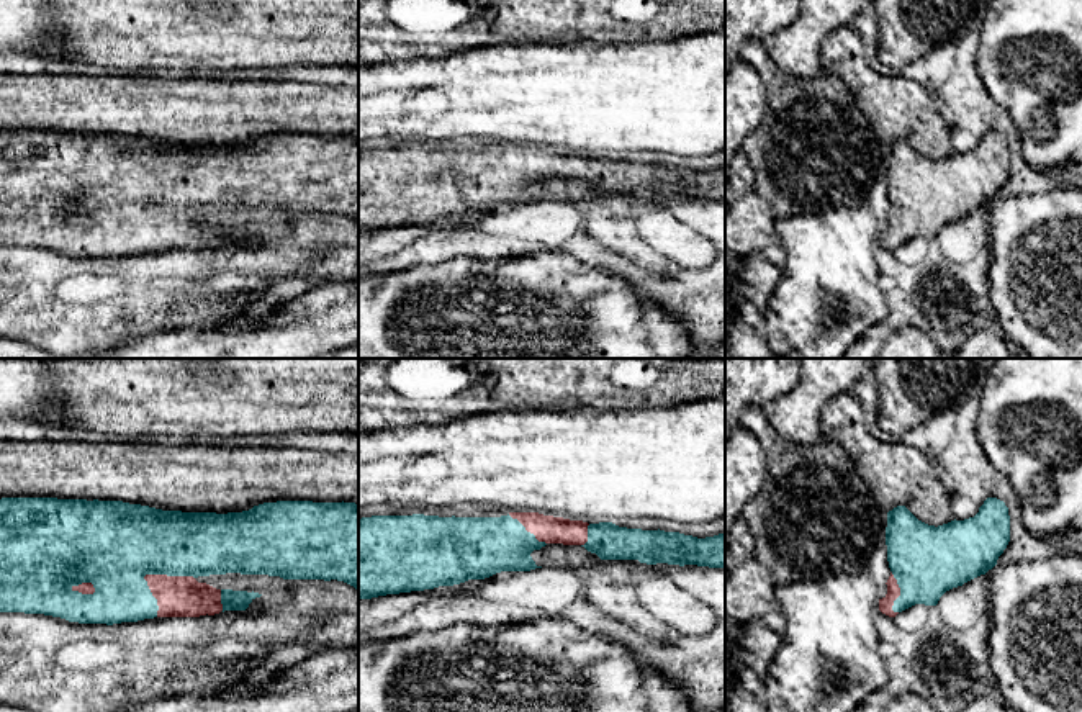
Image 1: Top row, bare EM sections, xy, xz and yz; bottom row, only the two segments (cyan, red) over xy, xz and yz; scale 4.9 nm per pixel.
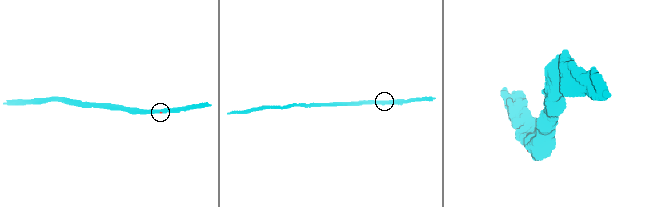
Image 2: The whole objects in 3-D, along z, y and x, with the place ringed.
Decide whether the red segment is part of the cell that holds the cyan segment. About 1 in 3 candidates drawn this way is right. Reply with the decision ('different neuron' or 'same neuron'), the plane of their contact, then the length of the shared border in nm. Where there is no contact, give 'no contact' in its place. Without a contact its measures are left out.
same neuron | xy | 280 nm

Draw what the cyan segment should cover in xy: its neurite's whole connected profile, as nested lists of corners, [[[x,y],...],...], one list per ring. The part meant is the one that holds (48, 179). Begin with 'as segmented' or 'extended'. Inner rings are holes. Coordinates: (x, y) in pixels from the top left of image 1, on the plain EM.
extended | [[[0,133],[0,246],[121,257],[246,244],[259,226],[198,216],[210,208],[337,213],[358,224],[358,137],[277,134],[242,146],[162,144],[123,134]]]

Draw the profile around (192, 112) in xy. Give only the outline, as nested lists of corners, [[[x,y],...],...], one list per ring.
[[[0,74],[2,131],[123,134],[162,144],[216,147],[277,134],[358,137],[358,87],[201,77]]]

